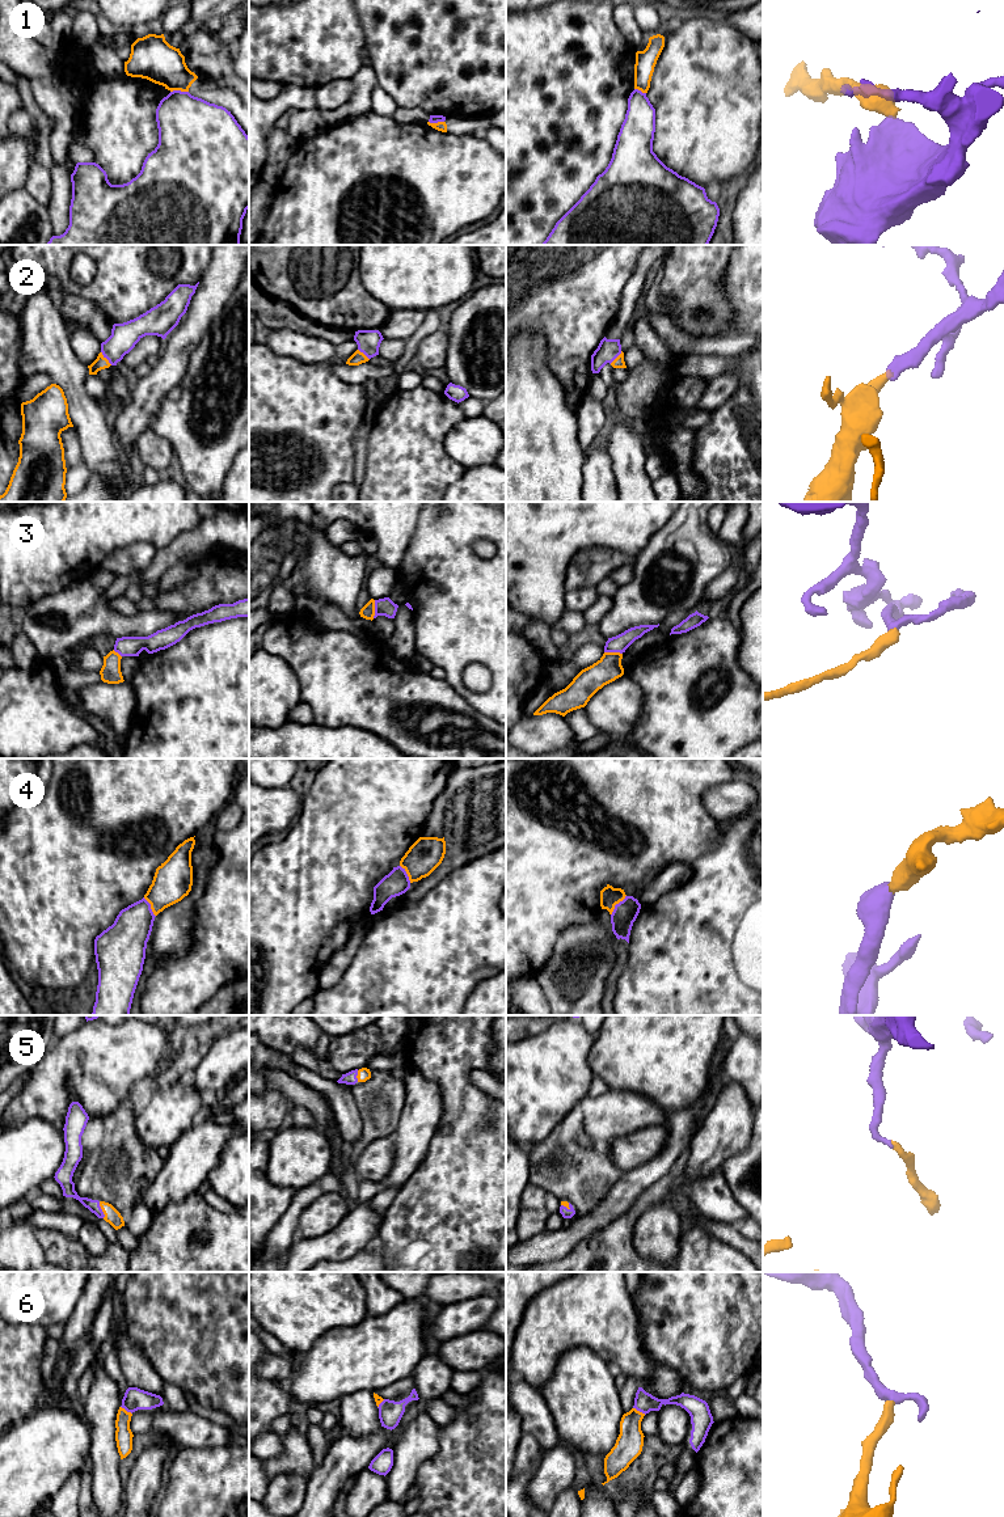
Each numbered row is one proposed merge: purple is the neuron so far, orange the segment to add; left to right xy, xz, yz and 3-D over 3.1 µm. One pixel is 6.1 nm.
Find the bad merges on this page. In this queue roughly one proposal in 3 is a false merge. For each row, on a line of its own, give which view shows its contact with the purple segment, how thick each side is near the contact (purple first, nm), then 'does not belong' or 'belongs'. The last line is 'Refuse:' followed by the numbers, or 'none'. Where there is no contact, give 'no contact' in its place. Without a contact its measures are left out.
1: meets purple in xy; 400 nm thick on the purple side, 260 nm on the other; does not belong
2: meets purple in xy; 160 nm thick on the purple side, 80 nm on the other; belongs
3: meets purple in xz; 110 nm thick on the purple side, 90 nm on the other; does not belong
4: meets purple in yz; 150 nm thick on the purple side, 120 nm on the other; belongs
5: meets purple in xy; 80 nm thick on the purple side, 90 nm on the other; belongs
6: meets purple in yz; 130 nm thick on the purple side, 170 nm on the other; belongs
Refuse: 1, 3

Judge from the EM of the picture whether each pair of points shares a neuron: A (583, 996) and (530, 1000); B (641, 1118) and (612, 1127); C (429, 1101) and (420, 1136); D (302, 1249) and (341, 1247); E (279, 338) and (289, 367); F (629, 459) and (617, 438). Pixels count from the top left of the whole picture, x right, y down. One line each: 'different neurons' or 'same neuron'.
A: different neurons
B: same neuron
C: same neuron
D: same neuron
E: different neurons
F: same neuron

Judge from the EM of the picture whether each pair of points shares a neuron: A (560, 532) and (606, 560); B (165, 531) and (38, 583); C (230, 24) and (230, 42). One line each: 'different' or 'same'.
A: different
B: same
C: same

